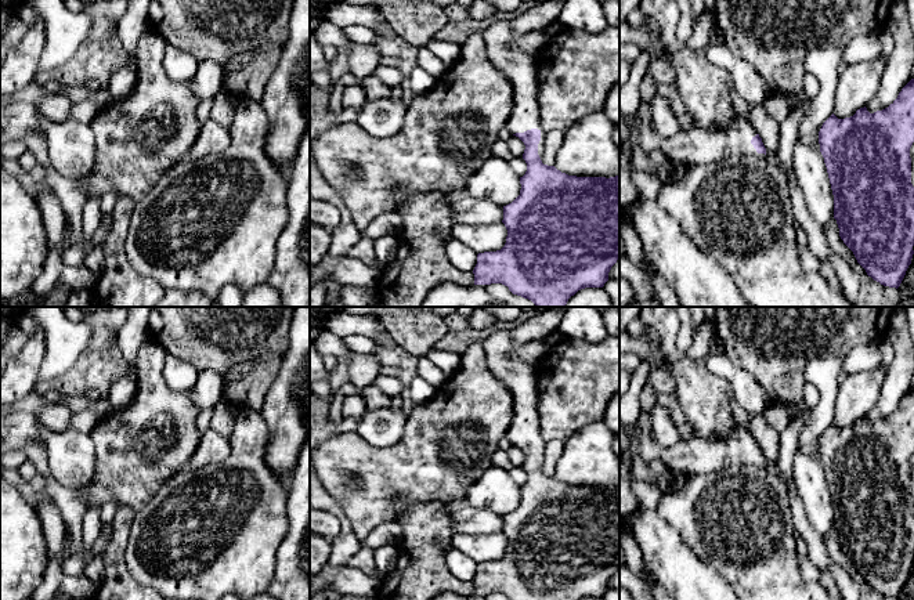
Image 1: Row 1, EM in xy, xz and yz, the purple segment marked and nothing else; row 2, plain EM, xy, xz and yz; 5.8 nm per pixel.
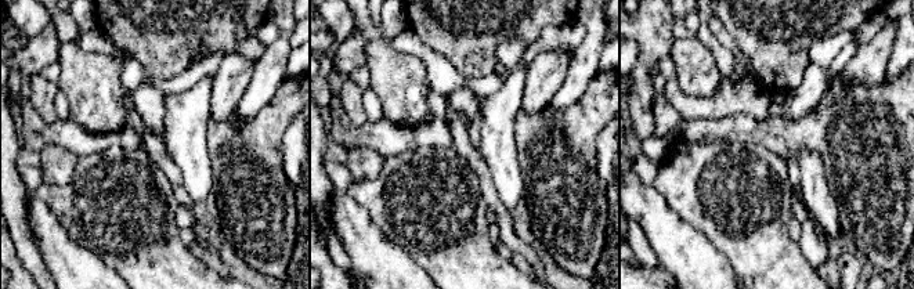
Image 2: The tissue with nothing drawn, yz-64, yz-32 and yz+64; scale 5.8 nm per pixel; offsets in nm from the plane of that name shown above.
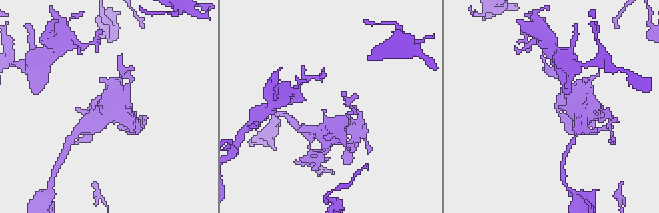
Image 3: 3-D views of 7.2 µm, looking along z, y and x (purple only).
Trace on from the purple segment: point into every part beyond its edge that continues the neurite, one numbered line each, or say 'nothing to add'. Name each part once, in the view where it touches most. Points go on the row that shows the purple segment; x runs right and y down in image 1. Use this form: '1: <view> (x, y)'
1: xz (520, 68)

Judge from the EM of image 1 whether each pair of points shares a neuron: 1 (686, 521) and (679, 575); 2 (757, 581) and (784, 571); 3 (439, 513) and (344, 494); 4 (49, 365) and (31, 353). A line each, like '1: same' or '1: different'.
1: different
2: same
3: different
4: different

